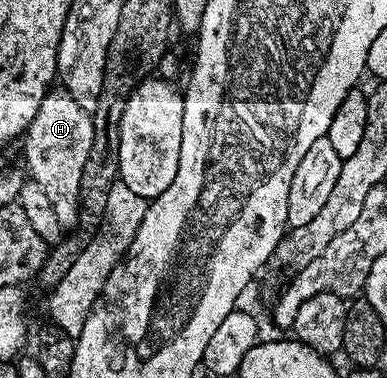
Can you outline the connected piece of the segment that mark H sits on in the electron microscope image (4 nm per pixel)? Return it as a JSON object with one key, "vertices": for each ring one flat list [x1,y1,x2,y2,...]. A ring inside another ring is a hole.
{"vertices":[[62,87,53,88,42,99,38,115,30,123,23,138,26,173,31,180,46,191,50,203,54,206,54,215,62,227,72,225,82,216,80,208,80,184,82,169,90,156,90,145,94,143,94,123,92,115,78,107,74,99]]}

